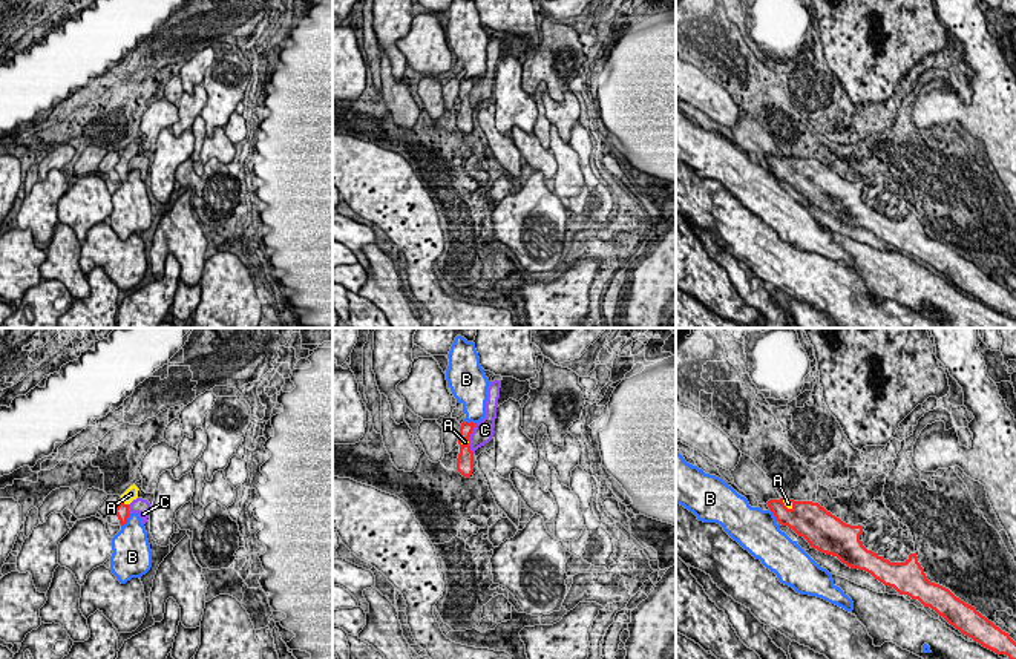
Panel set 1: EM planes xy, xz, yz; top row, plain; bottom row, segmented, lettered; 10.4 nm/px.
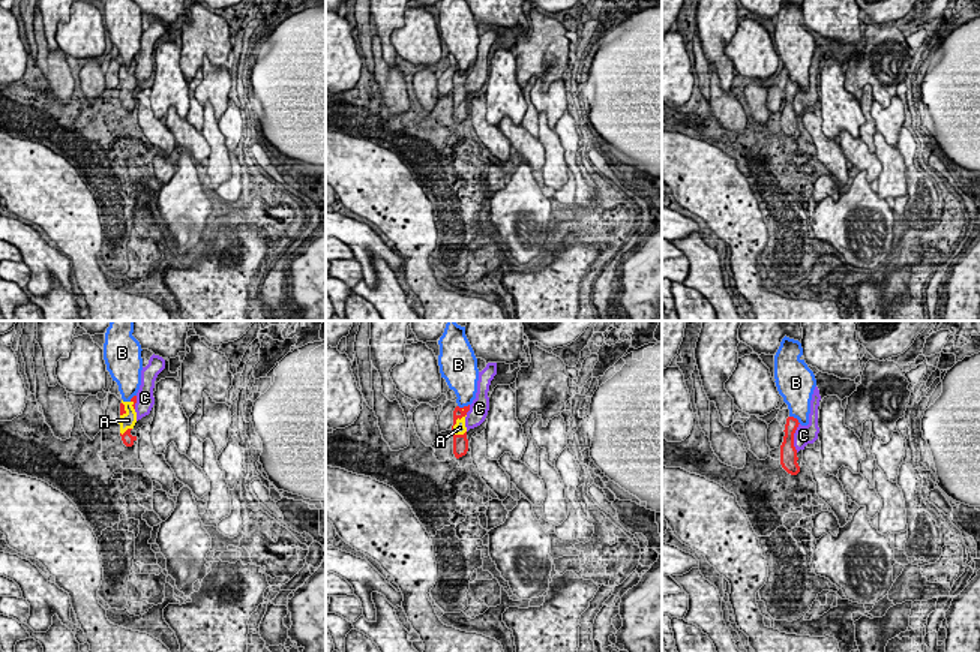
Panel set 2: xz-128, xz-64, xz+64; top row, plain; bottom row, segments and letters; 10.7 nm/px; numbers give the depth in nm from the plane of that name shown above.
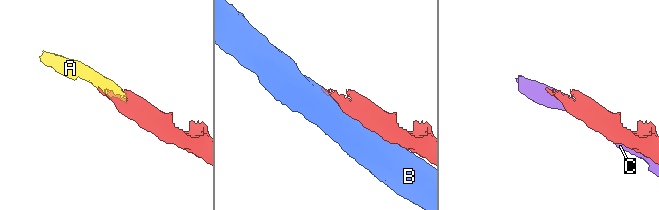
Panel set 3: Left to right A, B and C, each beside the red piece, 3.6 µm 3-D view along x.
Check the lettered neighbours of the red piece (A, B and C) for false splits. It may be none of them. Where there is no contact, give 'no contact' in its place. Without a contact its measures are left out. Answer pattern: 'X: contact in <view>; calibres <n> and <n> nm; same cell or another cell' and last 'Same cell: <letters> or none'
A: contact in xy; calibres 140 and 140 nm; same cell
B: contact in xy; calibres 140 and 360 nm; another cell
C: contact in xz; calibres 160 and 220 nm; another cell
Same cell: A

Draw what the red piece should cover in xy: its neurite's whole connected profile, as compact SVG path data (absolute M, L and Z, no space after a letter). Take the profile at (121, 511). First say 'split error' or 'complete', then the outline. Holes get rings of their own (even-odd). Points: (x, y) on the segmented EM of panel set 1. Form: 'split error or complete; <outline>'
split error; M133 484L130 486L120 498L120 504L115 509L115 513L120 520L120 524L124 526L129 518L129 504L138 498L138 487Z

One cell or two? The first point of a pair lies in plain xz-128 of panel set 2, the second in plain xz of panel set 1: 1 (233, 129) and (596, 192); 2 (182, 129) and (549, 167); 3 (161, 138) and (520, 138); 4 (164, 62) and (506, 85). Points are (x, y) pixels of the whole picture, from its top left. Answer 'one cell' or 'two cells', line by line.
1: one cell
2: one cell
3: two cells
4: one cell

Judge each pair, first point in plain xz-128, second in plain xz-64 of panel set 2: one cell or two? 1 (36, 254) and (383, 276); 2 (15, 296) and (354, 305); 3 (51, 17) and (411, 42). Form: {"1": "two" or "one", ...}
{"1": "two", "2": "two", "3": "two"}

